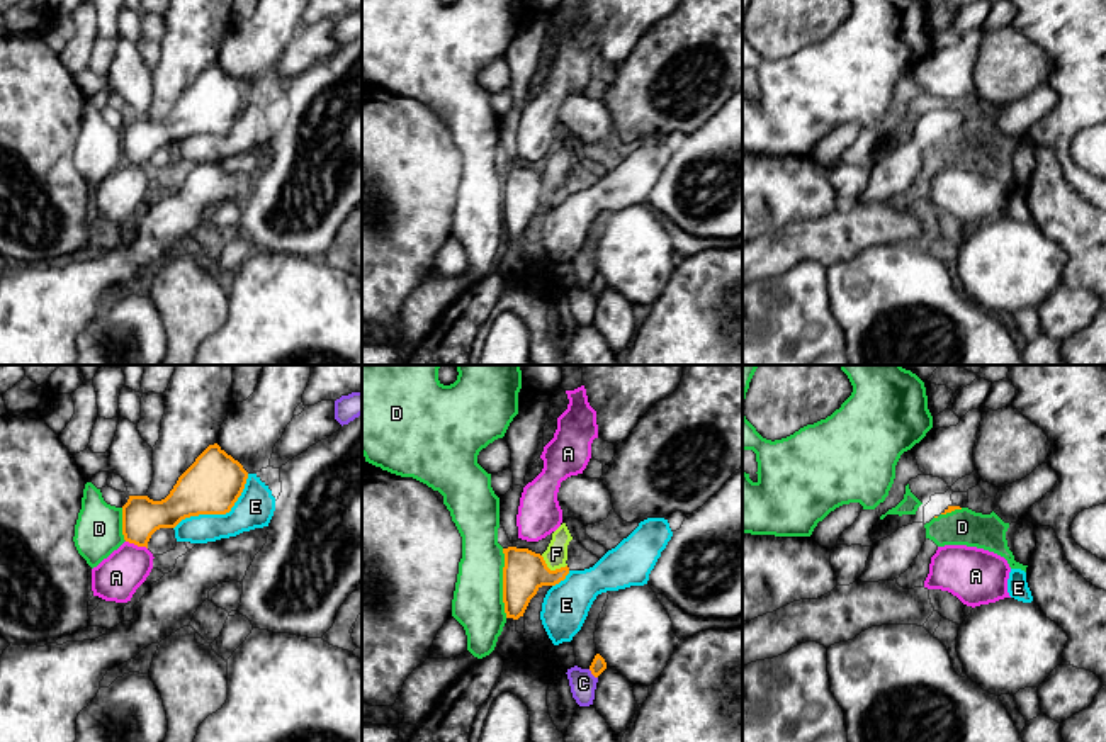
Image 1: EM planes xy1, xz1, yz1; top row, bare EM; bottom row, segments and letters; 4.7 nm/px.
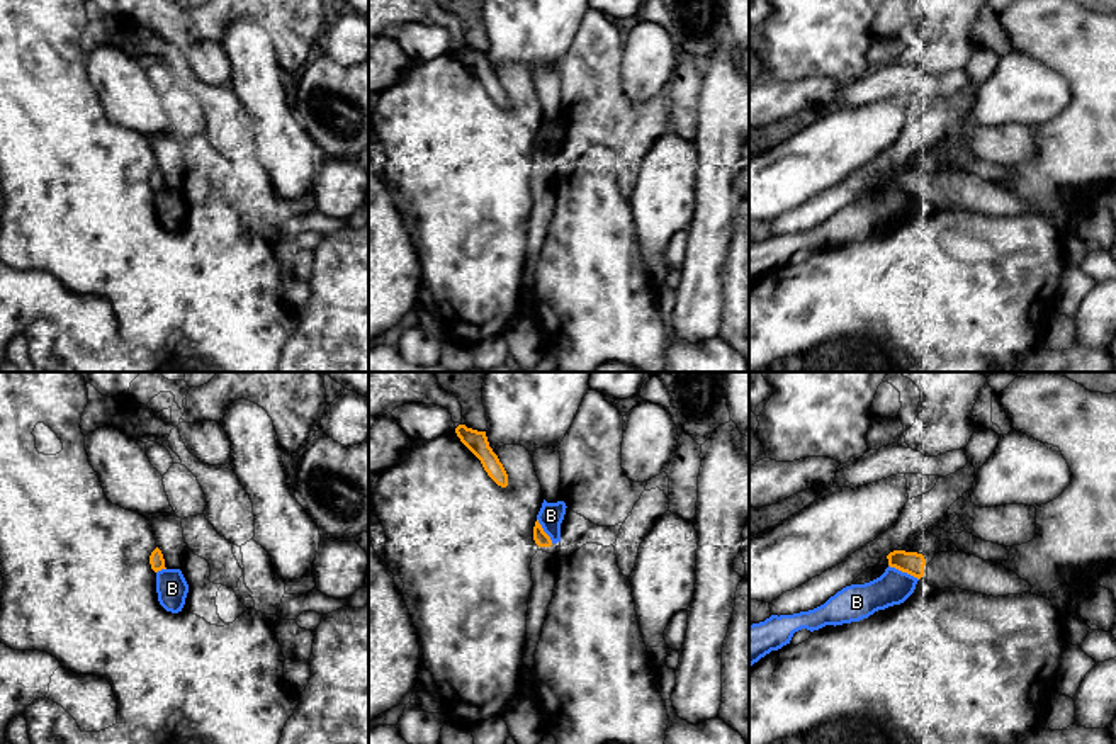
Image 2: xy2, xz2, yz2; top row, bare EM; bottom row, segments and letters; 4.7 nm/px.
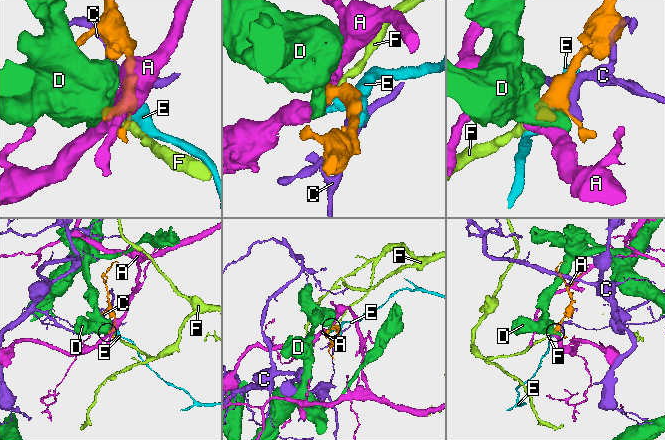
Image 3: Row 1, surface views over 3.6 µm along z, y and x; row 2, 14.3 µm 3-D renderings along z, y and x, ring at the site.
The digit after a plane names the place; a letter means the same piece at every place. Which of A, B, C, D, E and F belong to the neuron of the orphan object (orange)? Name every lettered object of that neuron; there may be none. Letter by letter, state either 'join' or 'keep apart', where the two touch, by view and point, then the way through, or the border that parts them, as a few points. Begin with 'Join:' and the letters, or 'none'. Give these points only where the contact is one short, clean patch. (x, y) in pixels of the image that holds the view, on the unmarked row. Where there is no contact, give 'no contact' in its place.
Join: none
A: keep apart; meets orange in xy1 at (136, 163); border along xy1 (126, 160), (146, 168)
B: keep apart; meets orange in yz2 at (904, 191)
C: keep apart; meets orange in xz1 at (593, 294)
D: keep apart; meets orange in xz1 at (503, 202); border along xz1 (502, 168), (503, 231), (507, 236)
E: keep apart; meets orange in xy1 at (220, 133)
F: keep apart; meets orange in xz1 at (552, 191); border along xz1 (541, 175), (551, 189), (566, 185)

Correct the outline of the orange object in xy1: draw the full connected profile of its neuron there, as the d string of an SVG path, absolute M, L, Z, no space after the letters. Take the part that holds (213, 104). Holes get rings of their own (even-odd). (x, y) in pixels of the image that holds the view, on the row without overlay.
M217 63L209 65L161 121L129 115L122 126L124 160L146 166L160 148L175 148L199 134L226 134L241 115L248 92Z

